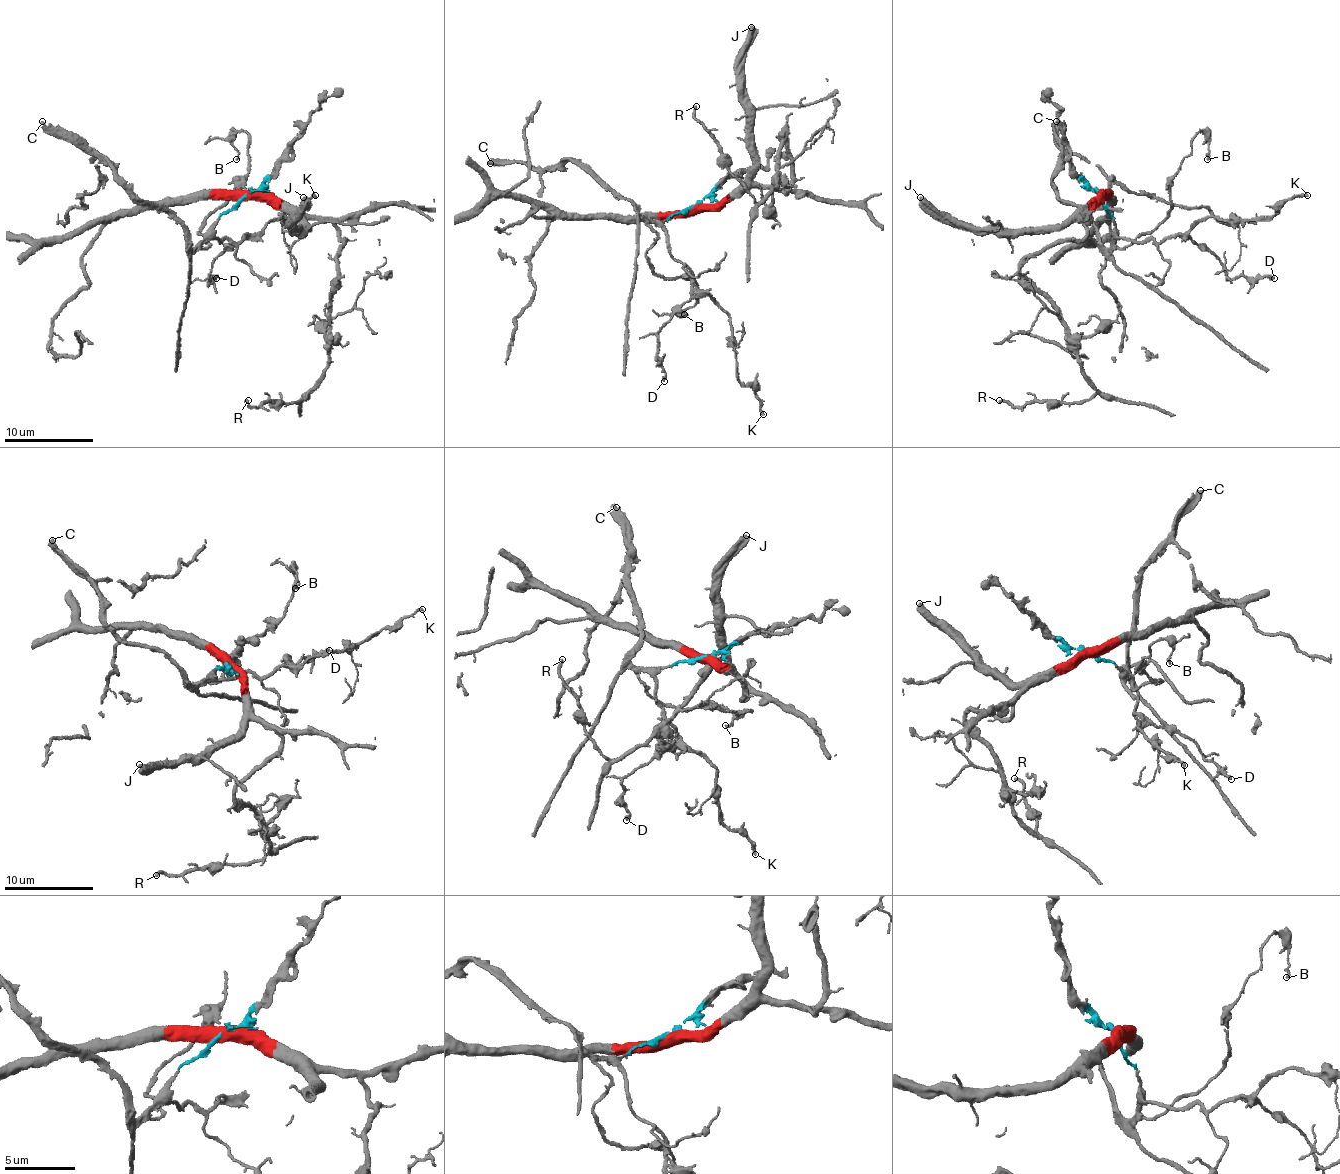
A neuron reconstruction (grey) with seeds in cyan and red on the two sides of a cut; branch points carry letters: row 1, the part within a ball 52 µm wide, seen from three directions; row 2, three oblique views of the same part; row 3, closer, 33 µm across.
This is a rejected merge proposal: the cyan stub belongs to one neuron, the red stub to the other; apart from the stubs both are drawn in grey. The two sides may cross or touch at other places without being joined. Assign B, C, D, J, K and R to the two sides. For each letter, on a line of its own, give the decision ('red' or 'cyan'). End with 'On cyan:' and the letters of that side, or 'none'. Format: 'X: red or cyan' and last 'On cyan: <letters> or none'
B: cyan
C: cyan
D: cyan
J: red
K: cyan
R: red
On cyan: B, C, D, K

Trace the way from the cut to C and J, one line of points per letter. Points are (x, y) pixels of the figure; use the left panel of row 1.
C: (246, 196), (220, 216), (202, 241), (191, 247), (182, 225), (137, 196), (93, 154), (55, 136), (42, 121)
J: (246, 196), (273, 196), (304, 225), (302, 230), (295, 225), (295, 214), (304, 196)

